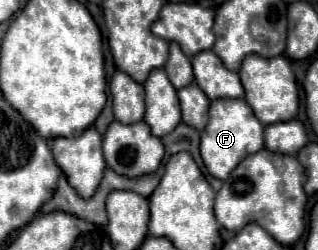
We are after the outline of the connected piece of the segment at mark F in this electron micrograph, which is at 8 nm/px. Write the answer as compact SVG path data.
M217 99L209 107L209 123L201 131L201 157L207 171L225 181L241 159L263 149L263 125L253 115L245 99Z

